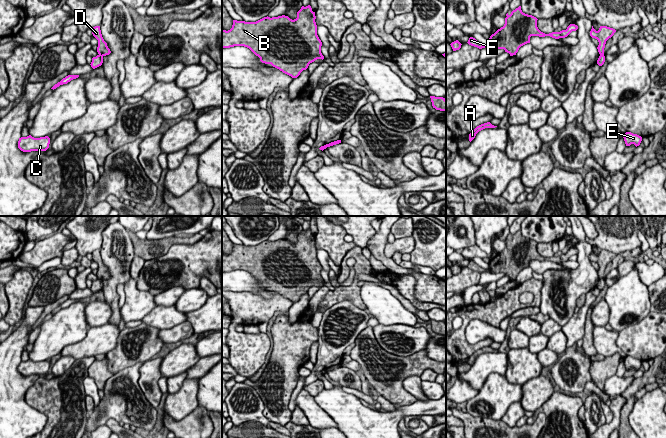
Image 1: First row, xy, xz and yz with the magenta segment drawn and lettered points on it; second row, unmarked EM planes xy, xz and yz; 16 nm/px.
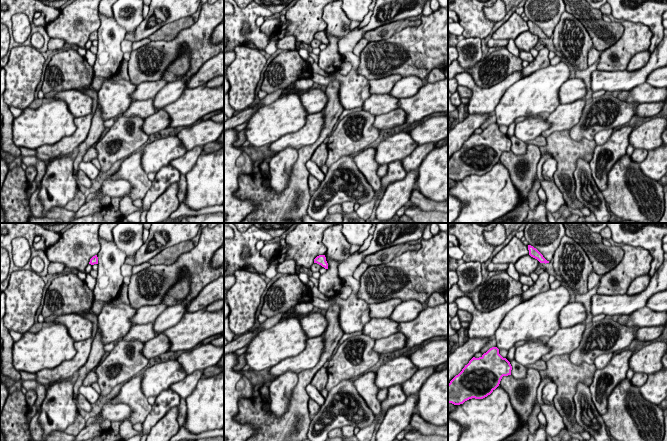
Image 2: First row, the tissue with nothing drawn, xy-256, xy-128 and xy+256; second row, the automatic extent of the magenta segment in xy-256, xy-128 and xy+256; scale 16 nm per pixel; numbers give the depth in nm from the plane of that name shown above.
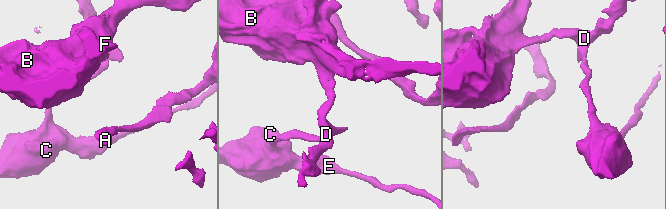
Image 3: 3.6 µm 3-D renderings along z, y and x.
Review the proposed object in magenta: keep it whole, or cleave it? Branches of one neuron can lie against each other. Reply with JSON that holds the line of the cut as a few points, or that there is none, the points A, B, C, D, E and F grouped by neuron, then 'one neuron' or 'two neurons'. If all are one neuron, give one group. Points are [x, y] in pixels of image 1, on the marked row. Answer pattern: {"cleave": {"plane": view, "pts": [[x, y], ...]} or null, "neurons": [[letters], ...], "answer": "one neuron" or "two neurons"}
{"cleave": {"plane": "xy", "pts": [[99, 54], [102, 56]]}, "neurons": [["A", "B", "D", "F"], ["C", "E"]], "answer": "two neurons"}

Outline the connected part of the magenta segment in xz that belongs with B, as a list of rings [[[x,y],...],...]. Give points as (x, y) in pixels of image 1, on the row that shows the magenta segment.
[[[308,5],[301,7],[294,20],[285,15],[272,18],[267,16],[256,22],[233,20],[230,30],[222,29],[222,48],[247,47],[260,58],[262,63],[271,64],[292,78],[297,78],[310,63],[317,59],[324,59],[315,19],[315,12]]]

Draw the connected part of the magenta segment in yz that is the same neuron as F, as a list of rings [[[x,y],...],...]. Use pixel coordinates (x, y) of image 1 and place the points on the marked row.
[[[521,6],[516,8],[509,15],[506,14],[505,24],[490,36],[489,45],[483,45],[475,38],[470,37],[468,44],[479,49],[488,47],[493,50],[504,49],[510,56],[516,55],[519,48],[530,43],[531,36],[550,36],[555,39],[565,38],[572,31],[576,31],[578,26],[570,24],[566,30],[545,34],[537,27],[537,18],[522,12]]]

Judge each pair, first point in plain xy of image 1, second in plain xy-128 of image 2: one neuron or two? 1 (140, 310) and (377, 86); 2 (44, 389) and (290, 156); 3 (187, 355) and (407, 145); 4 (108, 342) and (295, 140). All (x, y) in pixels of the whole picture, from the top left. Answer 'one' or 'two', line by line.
1: two
2: two
3: one
4: one

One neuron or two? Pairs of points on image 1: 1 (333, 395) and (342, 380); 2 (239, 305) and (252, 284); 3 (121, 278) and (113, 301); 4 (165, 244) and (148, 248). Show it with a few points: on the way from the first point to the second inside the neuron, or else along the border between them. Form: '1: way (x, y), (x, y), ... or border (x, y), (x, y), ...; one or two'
1: border (335, 382), (341, 386); two
2: border (232, 291), (250, 291), (265, 298), (270, 297); two
3: way (115, 283), (113, 285), (113, 295); one
4: way (161, 246), (152, 248); one

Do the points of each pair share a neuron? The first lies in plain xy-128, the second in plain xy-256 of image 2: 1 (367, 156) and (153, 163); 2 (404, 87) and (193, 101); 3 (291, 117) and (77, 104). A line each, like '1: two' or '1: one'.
1: two
2: two
3: two

